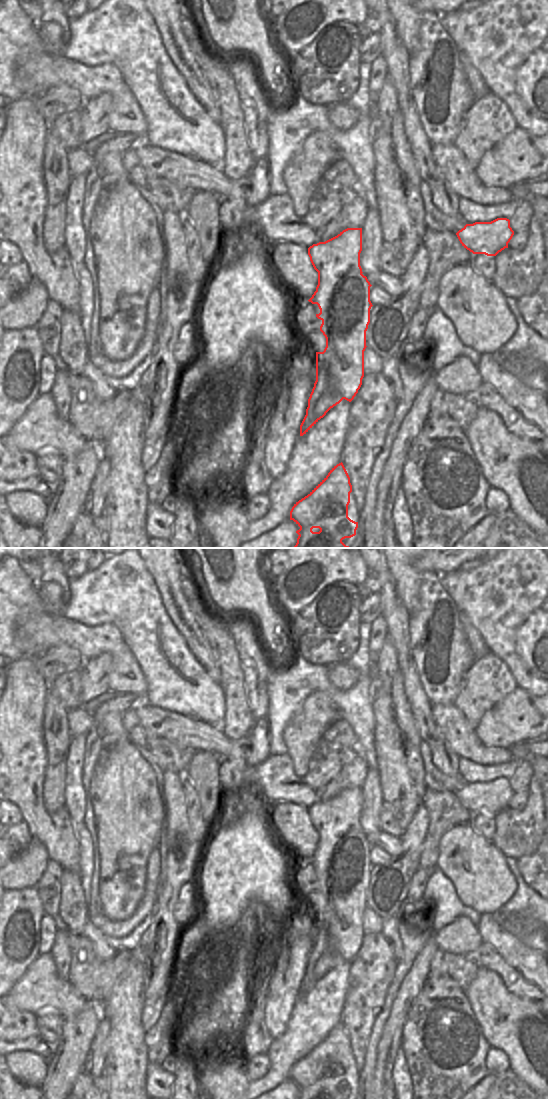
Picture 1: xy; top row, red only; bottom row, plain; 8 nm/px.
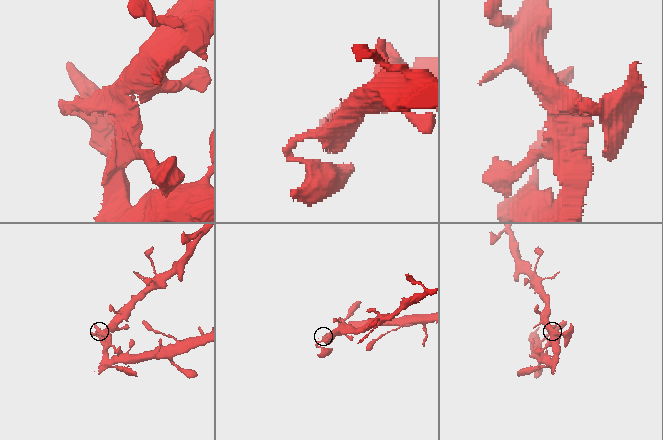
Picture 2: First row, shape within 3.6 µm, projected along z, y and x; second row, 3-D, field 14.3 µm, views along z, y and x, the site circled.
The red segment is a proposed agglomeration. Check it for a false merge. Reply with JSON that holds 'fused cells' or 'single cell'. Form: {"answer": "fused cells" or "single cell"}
{"answer": "fused cells"}

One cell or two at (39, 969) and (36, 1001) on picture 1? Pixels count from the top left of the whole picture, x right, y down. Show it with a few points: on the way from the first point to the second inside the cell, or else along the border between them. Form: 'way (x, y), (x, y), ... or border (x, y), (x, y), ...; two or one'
way (39, 977), (39, 988), (36, 993); one

